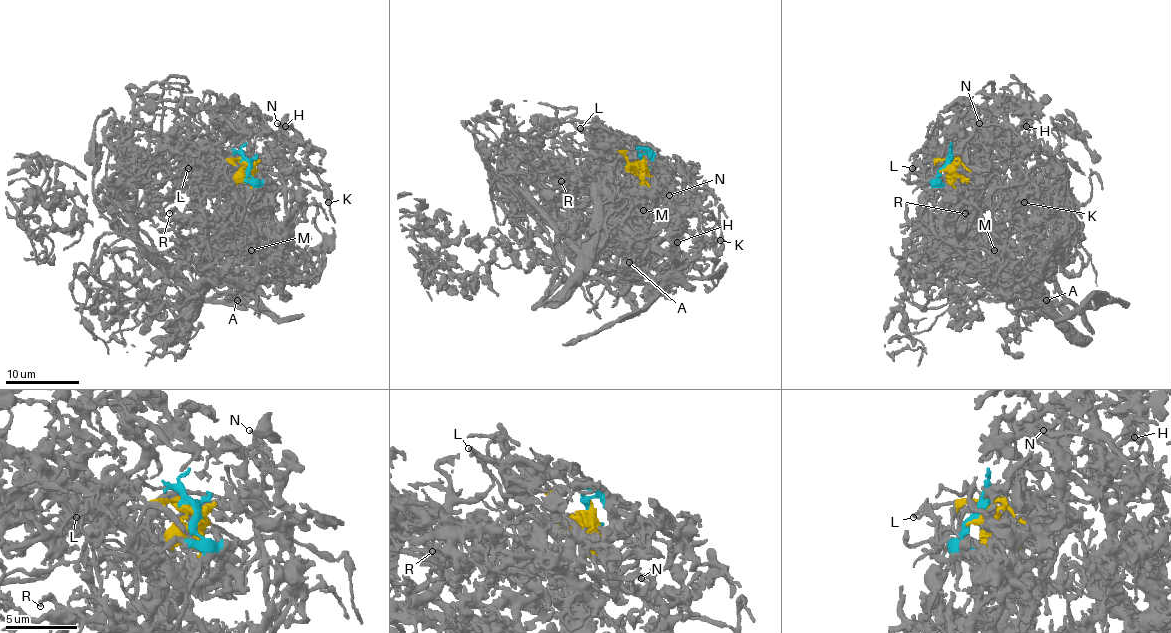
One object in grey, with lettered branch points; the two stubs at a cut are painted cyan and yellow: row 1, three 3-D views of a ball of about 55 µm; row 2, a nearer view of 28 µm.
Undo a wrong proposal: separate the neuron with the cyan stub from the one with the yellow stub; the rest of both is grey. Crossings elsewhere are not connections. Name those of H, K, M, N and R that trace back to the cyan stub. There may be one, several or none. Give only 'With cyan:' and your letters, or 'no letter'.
With cyan: M, R

